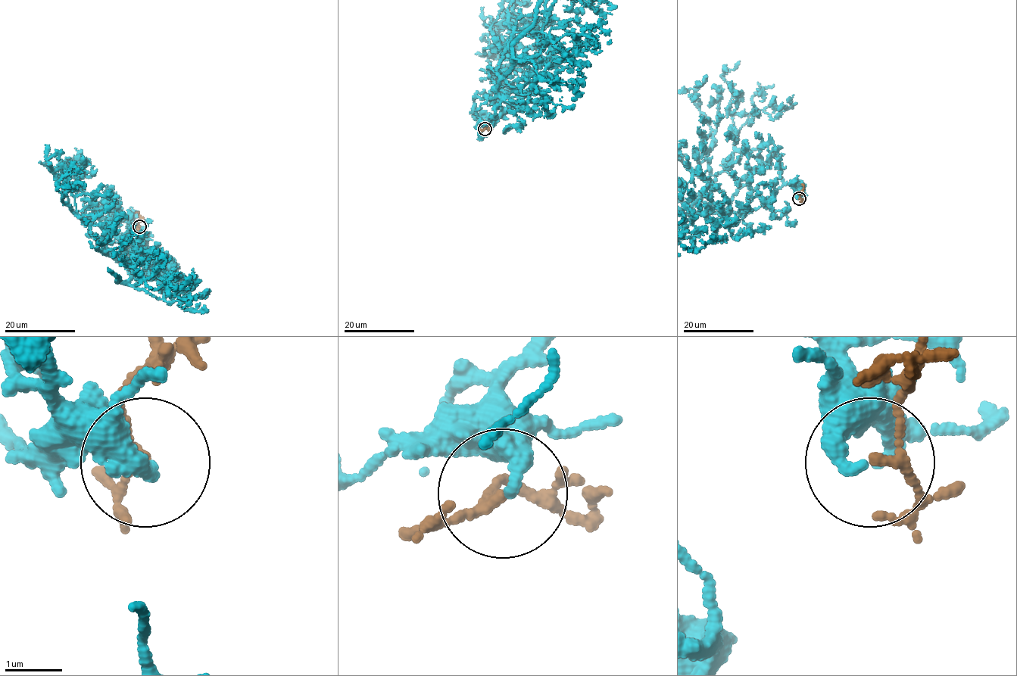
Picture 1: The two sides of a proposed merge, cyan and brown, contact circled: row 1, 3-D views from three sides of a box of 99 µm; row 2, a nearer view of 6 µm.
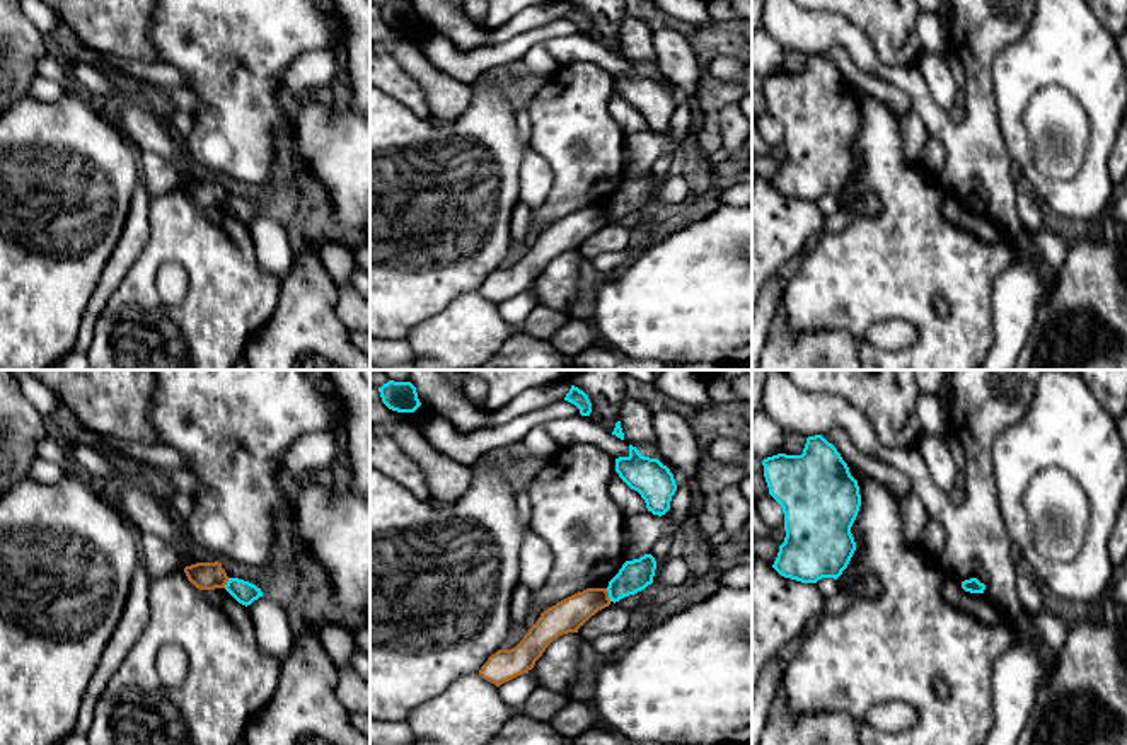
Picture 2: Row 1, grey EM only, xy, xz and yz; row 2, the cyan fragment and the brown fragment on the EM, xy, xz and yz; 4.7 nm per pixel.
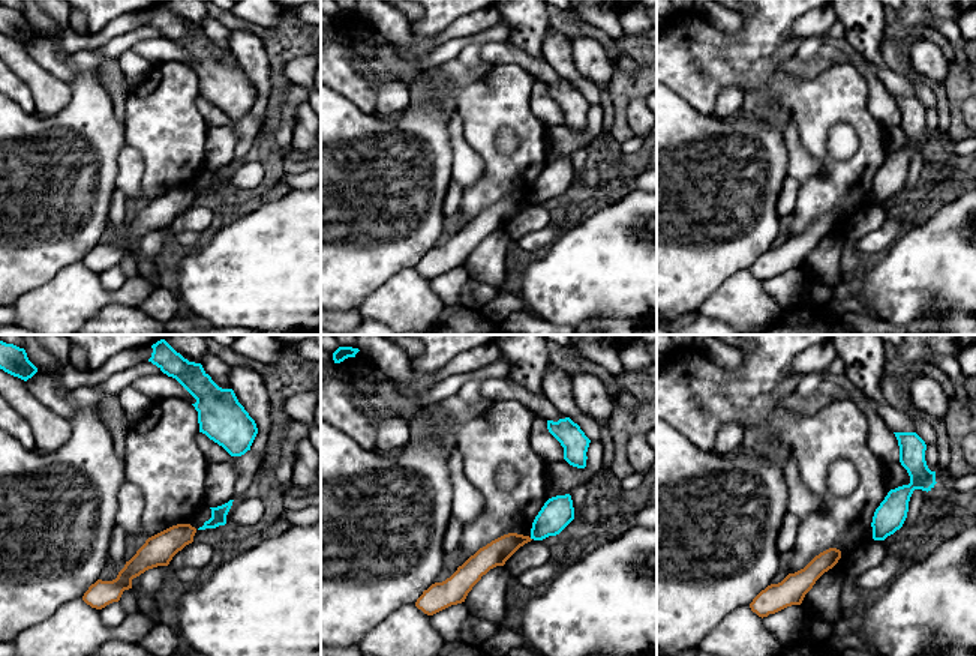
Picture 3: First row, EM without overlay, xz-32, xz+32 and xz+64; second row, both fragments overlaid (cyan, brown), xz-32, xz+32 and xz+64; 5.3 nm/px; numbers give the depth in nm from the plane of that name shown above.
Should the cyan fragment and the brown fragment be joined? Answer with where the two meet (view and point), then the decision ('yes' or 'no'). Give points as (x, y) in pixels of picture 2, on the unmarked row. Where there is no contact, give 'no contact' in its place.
contact xz (609, 213); no

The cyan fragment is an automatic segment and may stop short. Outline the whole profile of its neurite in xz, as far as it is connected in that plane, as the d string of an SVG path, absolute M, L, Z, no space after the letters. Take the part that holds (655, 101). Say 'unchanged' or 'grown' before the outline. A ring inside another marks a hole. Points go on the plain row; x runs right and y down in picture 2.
unchanged; M629 63L629 73L616 77L616 90L634 109L641 113L648 130L665 133L677 109L673 92L658 77L650 77Z

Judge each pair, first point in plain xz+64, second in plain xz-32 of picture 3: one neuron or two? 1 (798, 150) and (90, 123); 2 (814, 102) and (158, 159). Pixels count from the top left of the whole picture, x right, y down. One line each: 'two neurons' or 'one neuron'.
1: two neurons
2: one neuron

